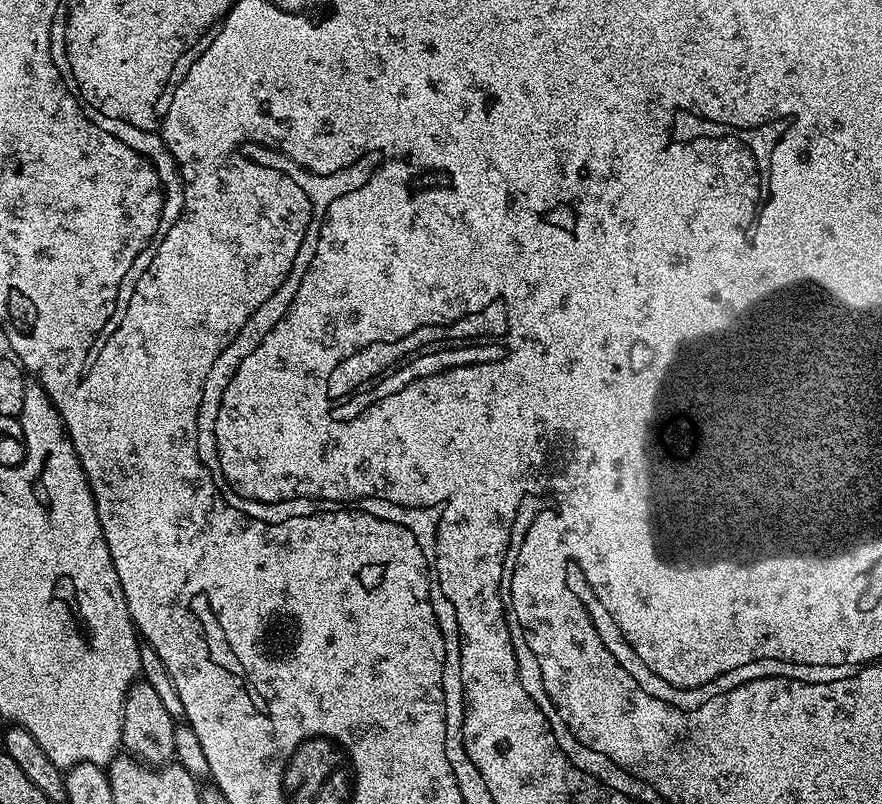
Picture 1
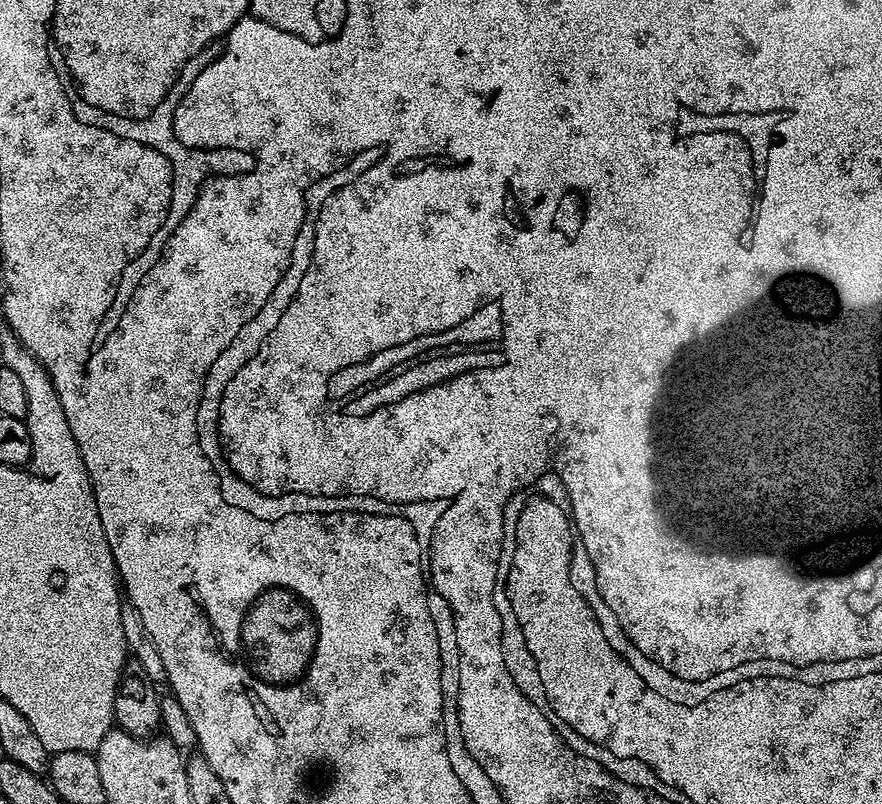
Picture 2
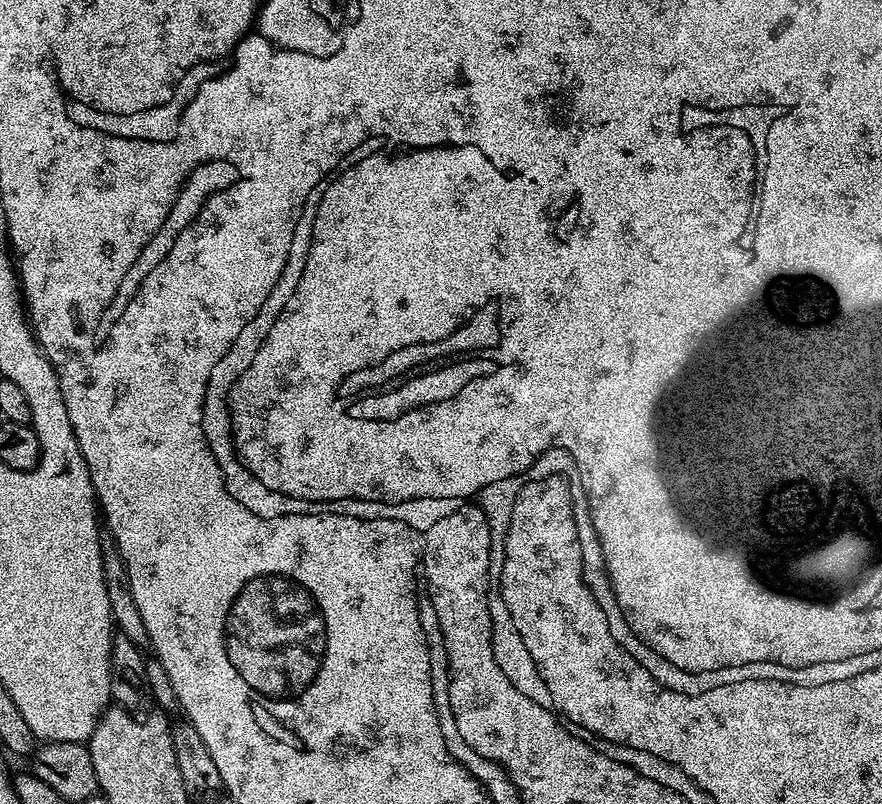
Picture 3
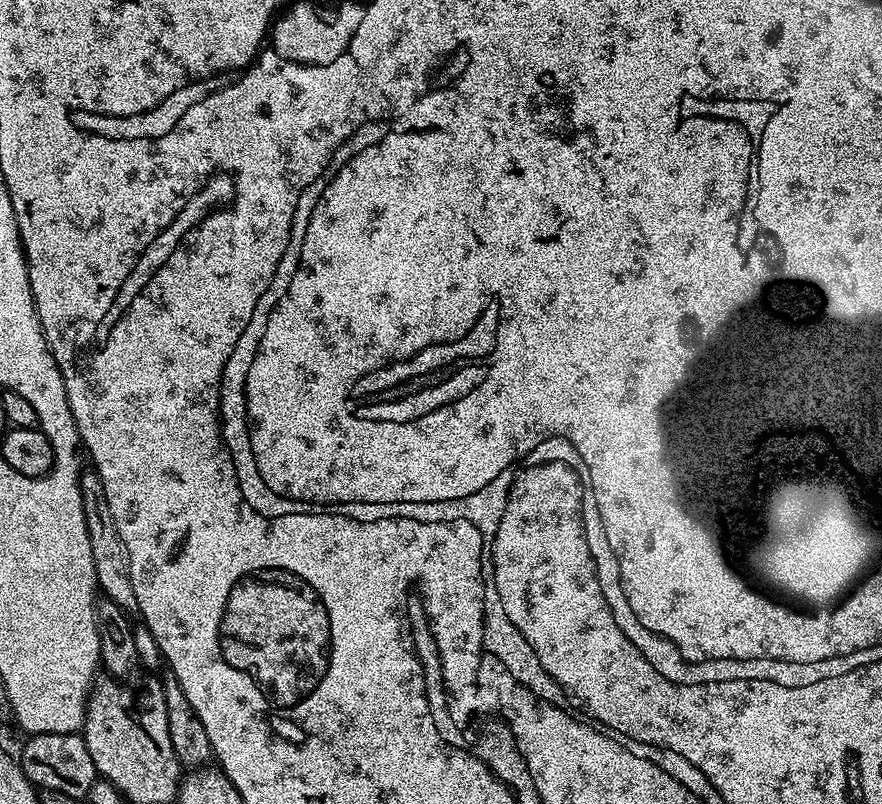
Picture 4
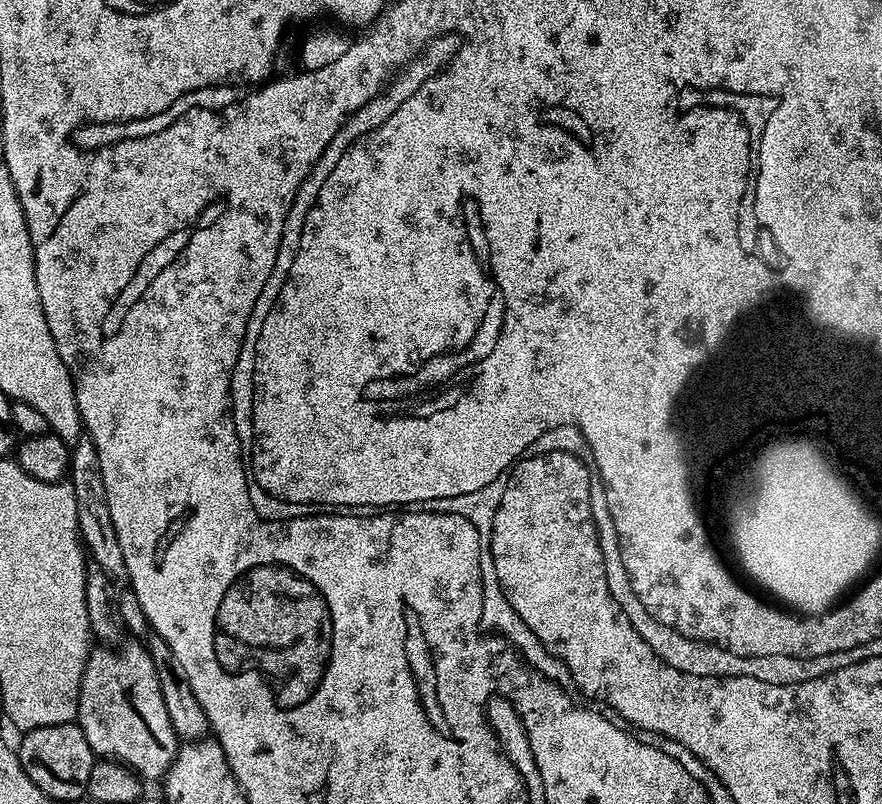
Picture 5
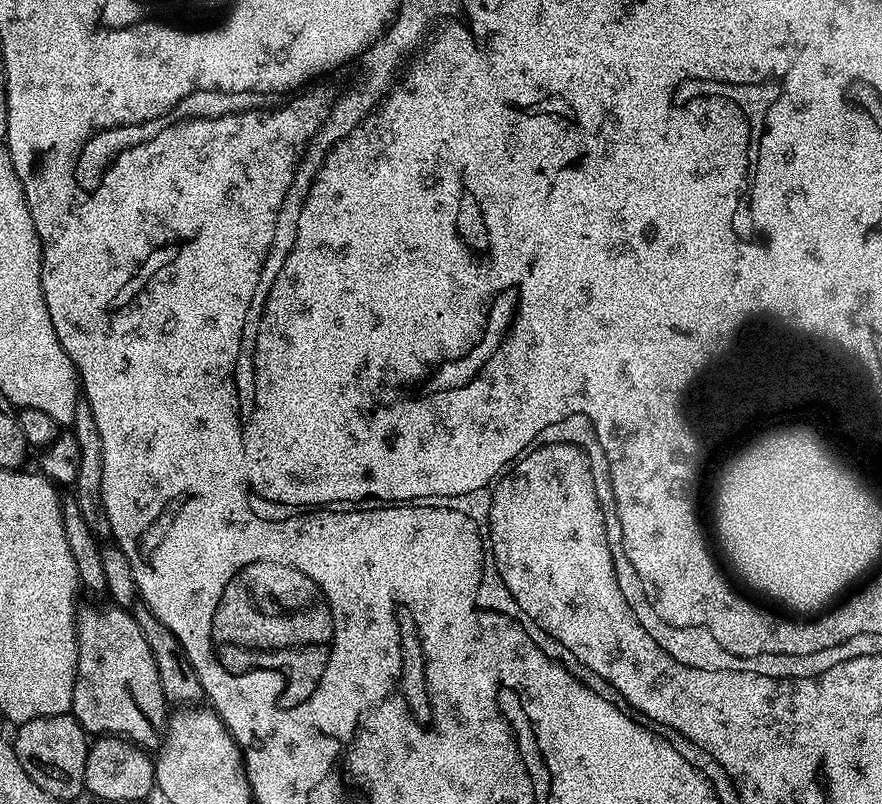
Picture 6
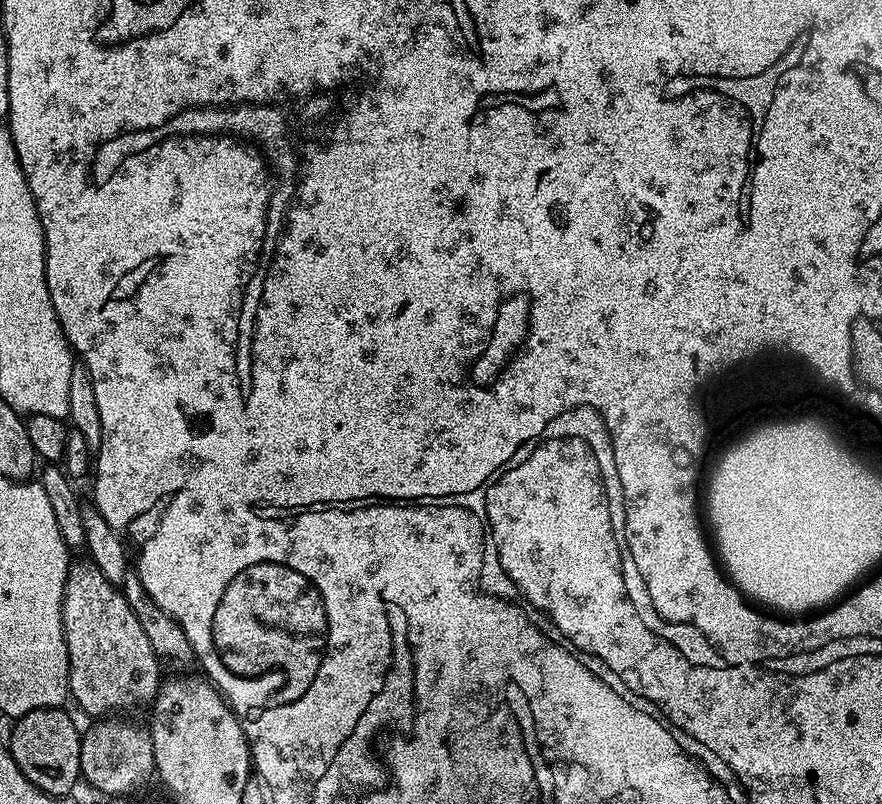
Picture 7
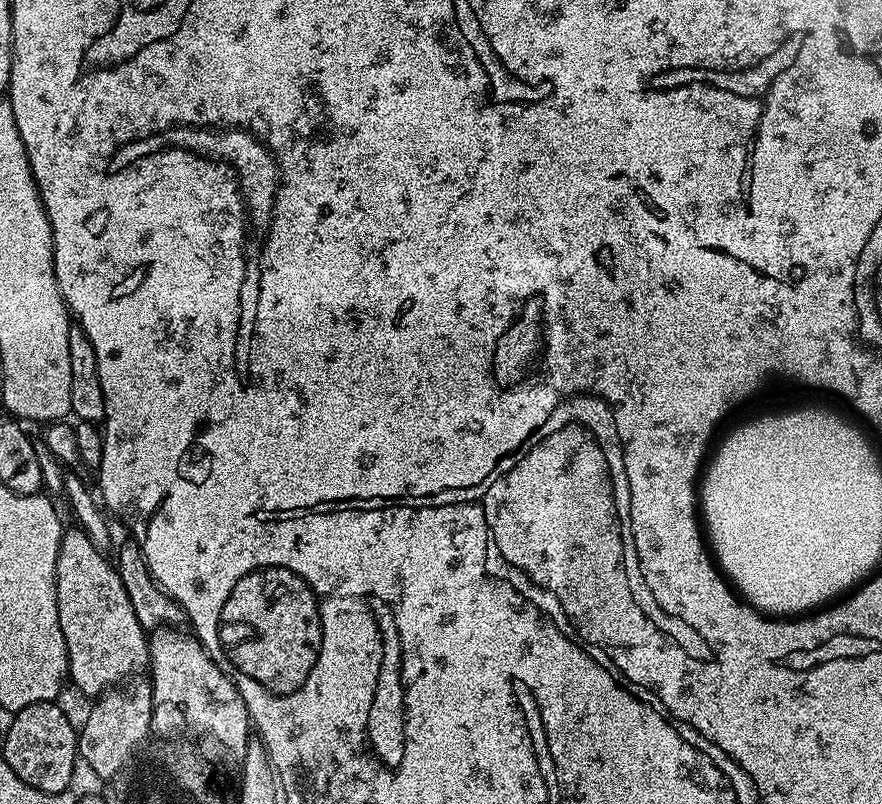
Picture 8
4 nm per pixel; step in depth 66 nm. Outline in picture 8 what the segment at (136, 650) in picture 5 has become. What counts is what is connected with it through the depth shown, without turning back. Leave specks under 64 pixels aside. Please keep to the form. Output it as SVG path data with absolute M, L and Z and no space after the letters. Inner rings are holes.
M72 526L69 532L67 529L60 538L56 605L58 626L62 626L62 638L68 651L67 679L82 695L99 698L149 663L148 636L134 615L134 606L130 606L122 578L78 526Z

